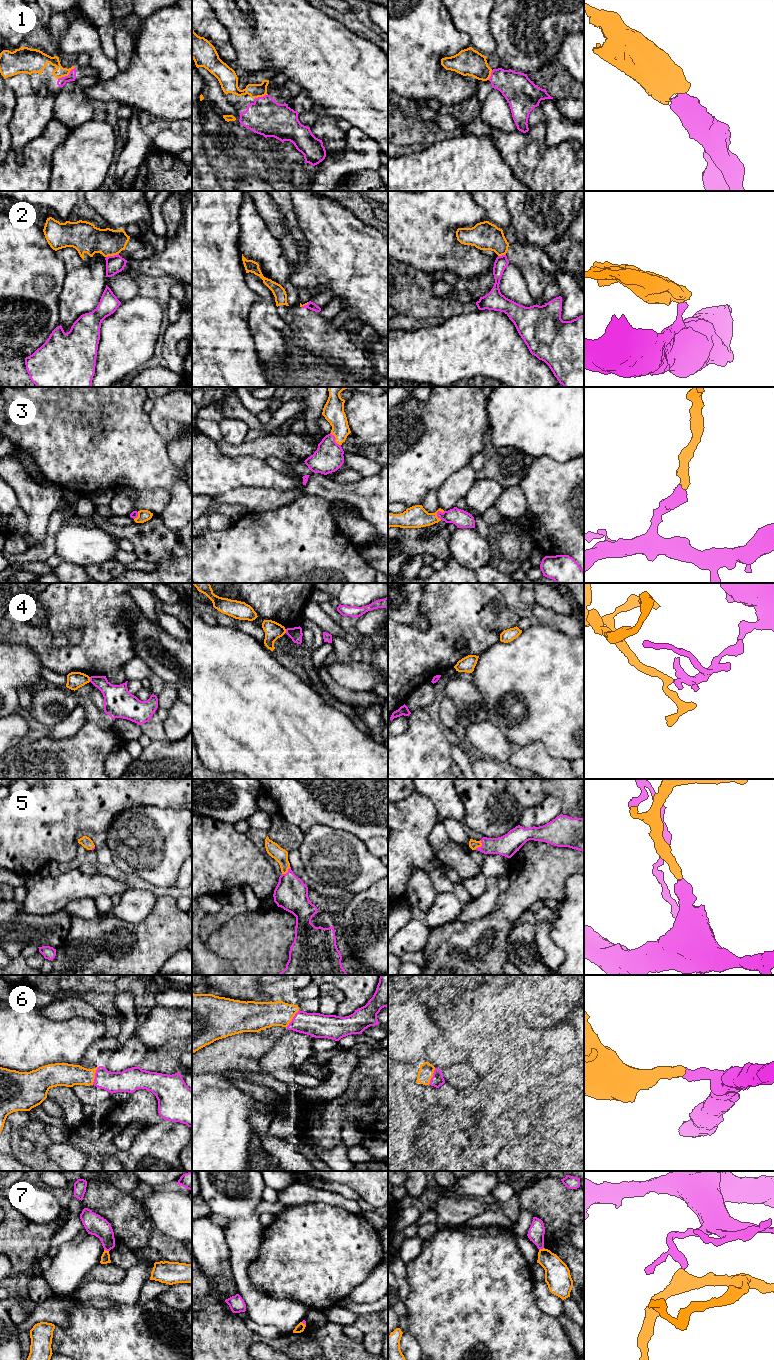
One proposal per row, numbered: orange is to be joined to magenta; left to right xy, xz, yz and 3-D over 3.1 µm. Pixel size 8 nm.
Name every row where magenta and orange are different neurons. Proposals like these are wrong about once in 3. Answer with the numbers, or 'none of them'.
2, 4, 7

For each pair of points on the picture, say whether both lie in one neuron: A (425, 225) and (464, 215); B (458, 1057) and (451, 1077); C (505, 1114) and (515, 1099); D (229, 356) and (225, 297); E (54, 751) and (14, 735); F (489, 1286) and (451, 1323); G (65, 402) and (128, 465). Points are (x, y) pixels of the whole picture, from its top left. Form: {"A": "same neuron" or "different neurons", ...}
{"A": "same neuron", "B": "different neurons", "C": "same neuron", "D": "same neuron", "E": "different neurons", "F": "same neuron", "G": "same neuron"}

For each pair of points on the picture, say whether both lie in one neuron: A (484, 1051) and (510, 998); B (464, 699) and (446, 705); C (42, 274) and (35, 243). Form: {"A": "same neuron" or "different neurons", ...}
{"A": "different neurons", "B": "different neurons", "C": "same neuron"}

